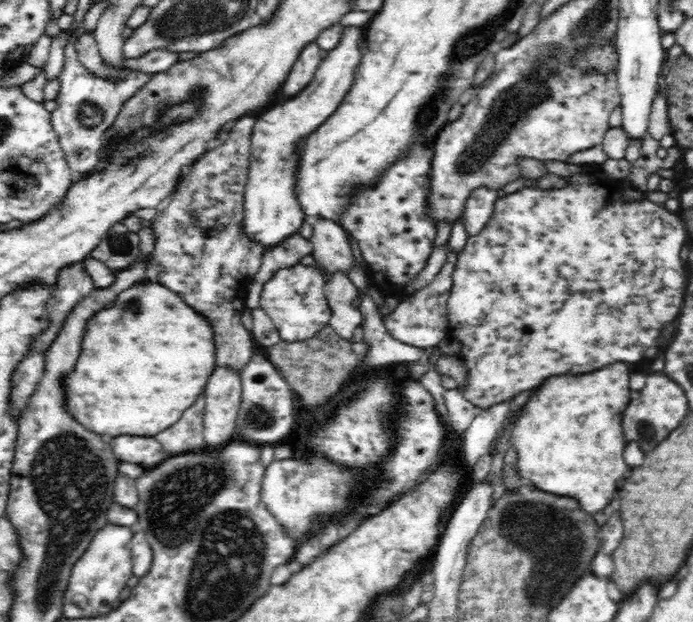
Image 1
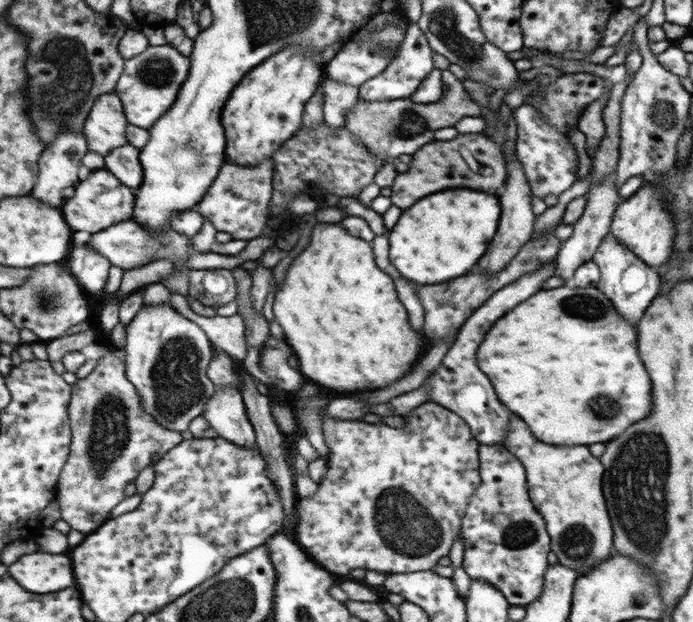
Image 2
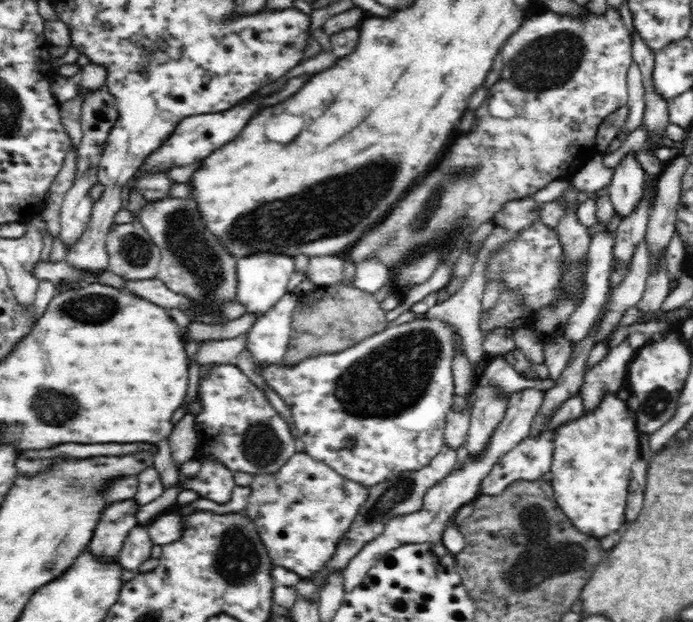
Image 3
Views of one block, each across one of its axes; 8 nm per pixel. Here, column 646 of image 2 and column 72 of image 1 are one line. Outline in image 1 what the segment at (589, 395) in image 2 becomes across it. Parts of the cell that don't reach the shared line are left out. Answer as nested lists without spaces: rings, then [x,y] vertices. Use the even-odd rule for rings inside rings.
[[[136,283],[134,286],[128,287],[114,302],[112,308],[98,310],[98,314],[94,315],[87,322],[85,333],[82,340],[82,352],[80,358],[76,362],[74,372],[68,378],[62,378],[66,382],[62,382],[66,386],[66,398],[68,398],[68,410],[70,414],[88,430],[98,432],[98,434],[108,434],[108,436],[120,436],[120,434],[130,434],[130,436],[156,436],[158,432],[170,428],[174,422],[178,422],[178,418],[184,414],[184,410],[188,410],[194,404],[194,398],[198,398],[198,390],[202,390],[202,382],[208,382],[210,378],[210,370],[214,370],[214,342],[210,342],[210,330],[206,330],[206,322],[202,322],[202,318],[198,318],[198,314],[194,314],[194,310],[190,310],[190,306],[186,306],[186,302],[182,302],[182,298],[174,298],[174,294],[170,294],[170,290],[166,290],[164,286],[158,284],[142,284]]]

